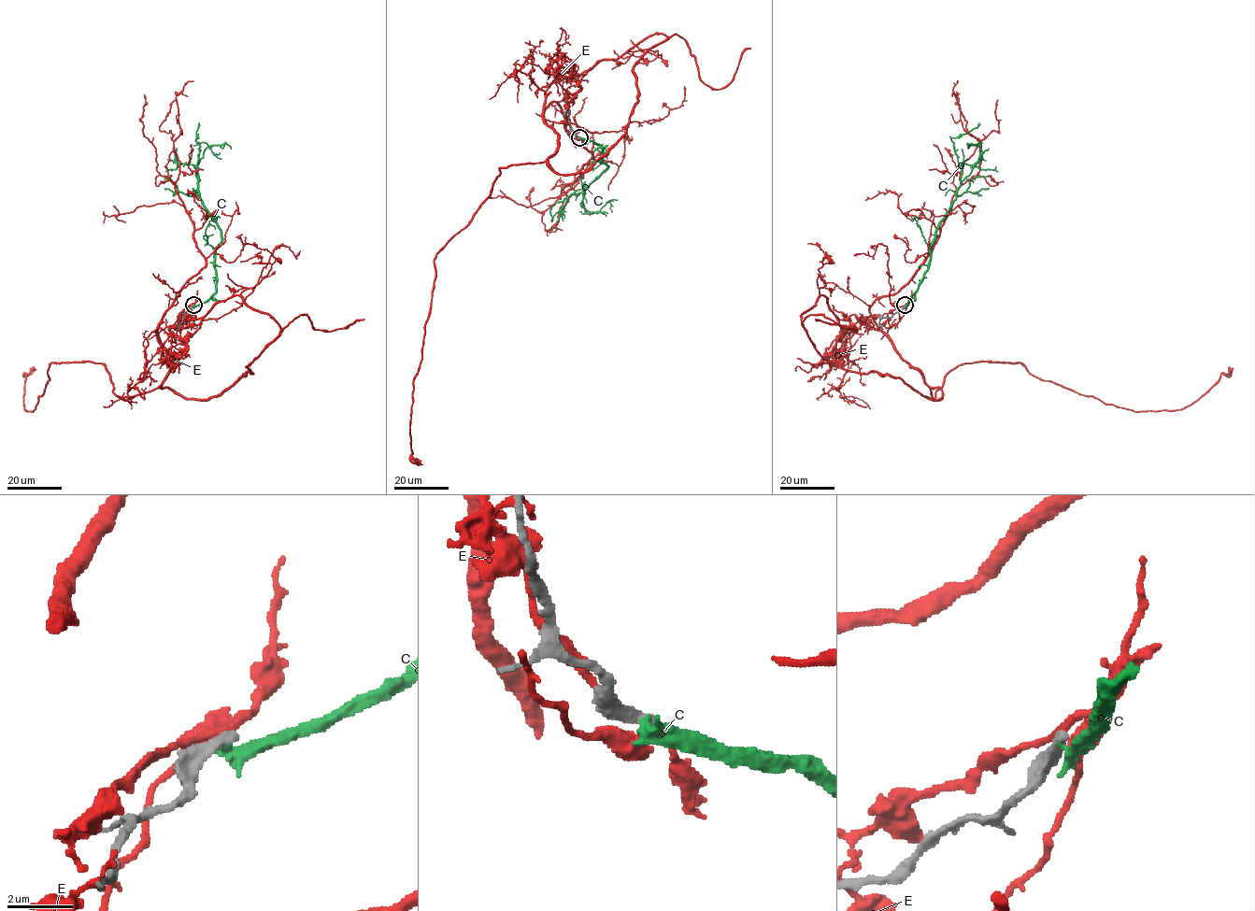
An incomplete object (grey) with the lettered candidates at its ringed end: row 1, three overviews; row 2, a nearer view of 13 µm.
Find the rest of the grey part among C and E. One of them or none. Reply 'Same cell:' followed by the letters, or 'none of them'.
Same cell: none of them

